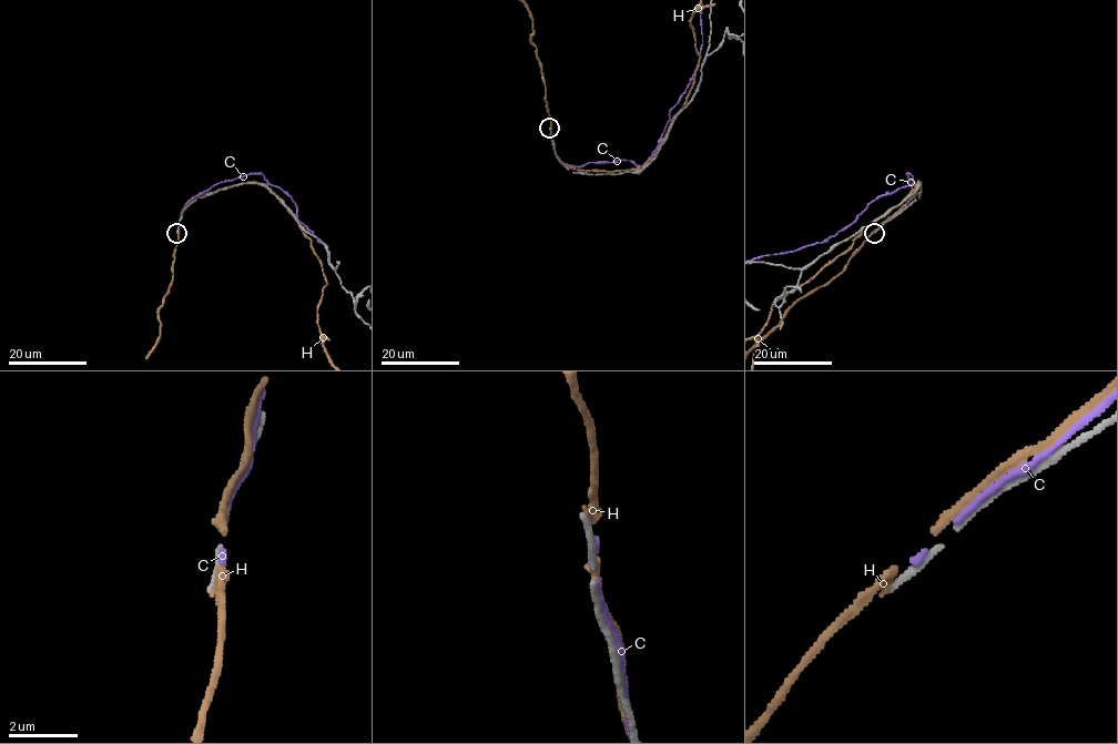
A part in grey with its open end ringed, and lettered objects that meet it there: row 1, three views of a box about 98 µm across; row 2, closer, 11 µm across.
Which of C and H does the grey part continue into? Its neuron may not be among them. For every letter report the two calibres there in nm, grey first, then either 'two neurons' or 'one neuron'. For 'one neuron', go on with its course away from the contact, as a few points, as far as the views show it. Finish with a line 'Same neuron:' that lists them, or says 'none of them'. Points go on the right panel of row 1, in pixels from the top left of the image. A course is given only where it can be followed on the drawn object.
C: 180 nm thick on the grey side, 170 nm on the other; two neurons
H: 200 nm thick on the grey side, 320 nm on the other; two neurons
Same neuron: none of them

